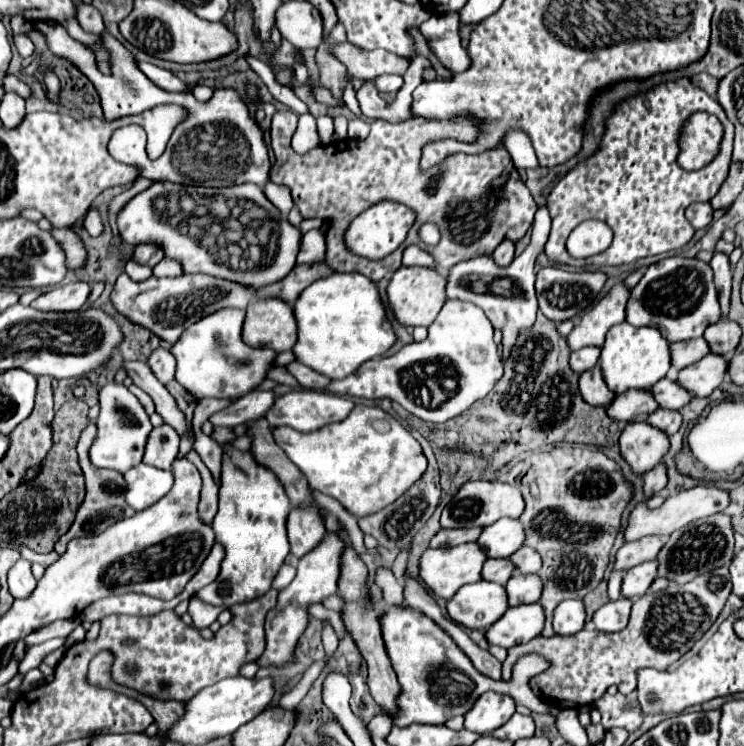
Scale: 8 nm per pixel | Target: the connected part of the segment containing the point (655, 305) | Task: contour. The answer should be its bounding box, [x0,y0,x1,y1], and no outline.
[625,255,719,343]

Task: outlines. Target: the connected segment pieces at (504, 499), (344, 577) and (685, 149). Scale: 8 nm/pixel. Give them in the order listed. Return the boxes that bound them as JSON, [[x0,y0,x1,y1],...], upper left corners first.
[[441,481,523,529],[339,549,399,717],[677,111,723,171]]

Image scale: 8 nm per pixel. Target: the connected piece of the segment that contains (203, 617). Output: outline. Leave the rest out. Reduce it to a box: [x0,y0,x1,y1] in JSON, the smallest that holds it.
[189,597,226,629]

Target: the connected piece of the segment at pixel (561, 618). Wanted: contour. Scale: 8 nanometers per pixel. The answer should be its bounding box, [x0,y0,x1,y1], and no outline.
[553,601,585,635]

